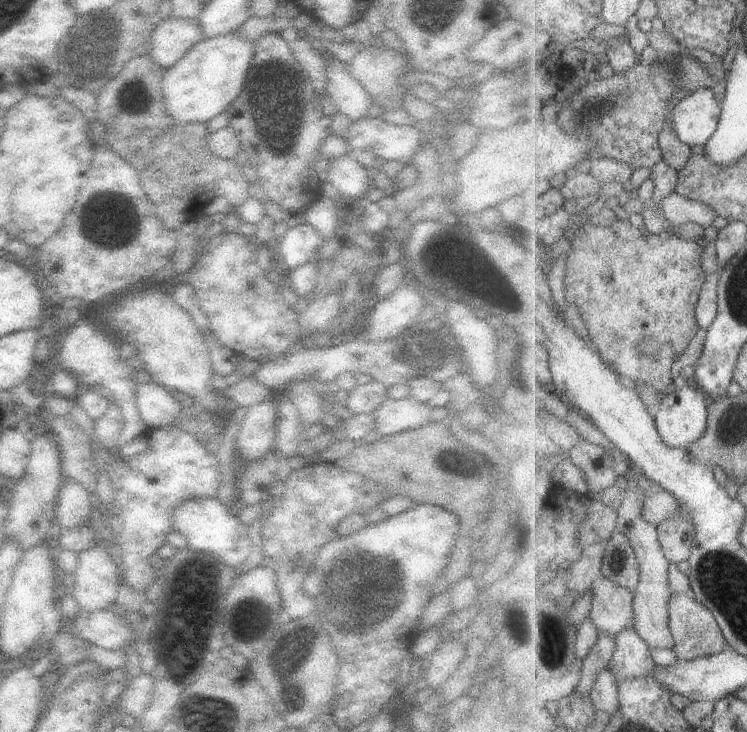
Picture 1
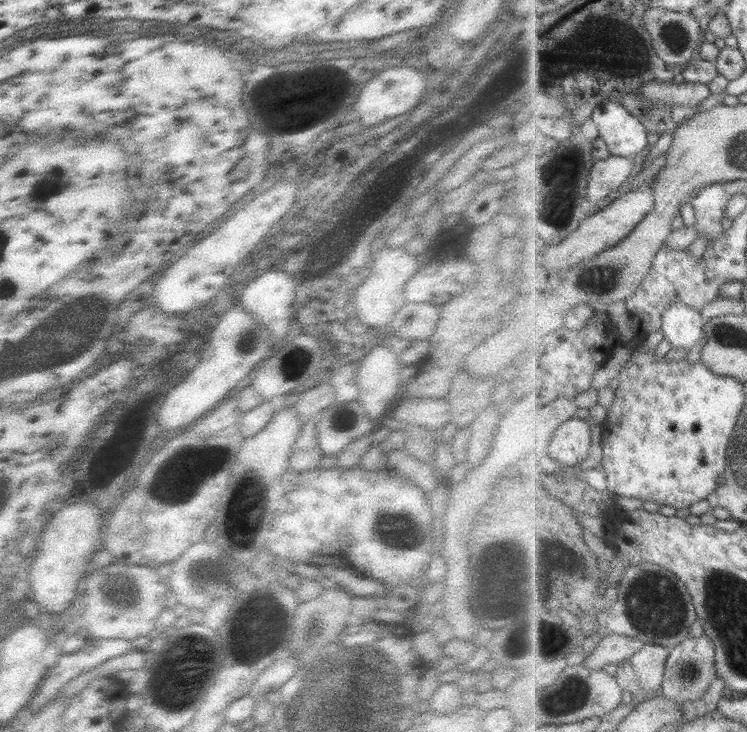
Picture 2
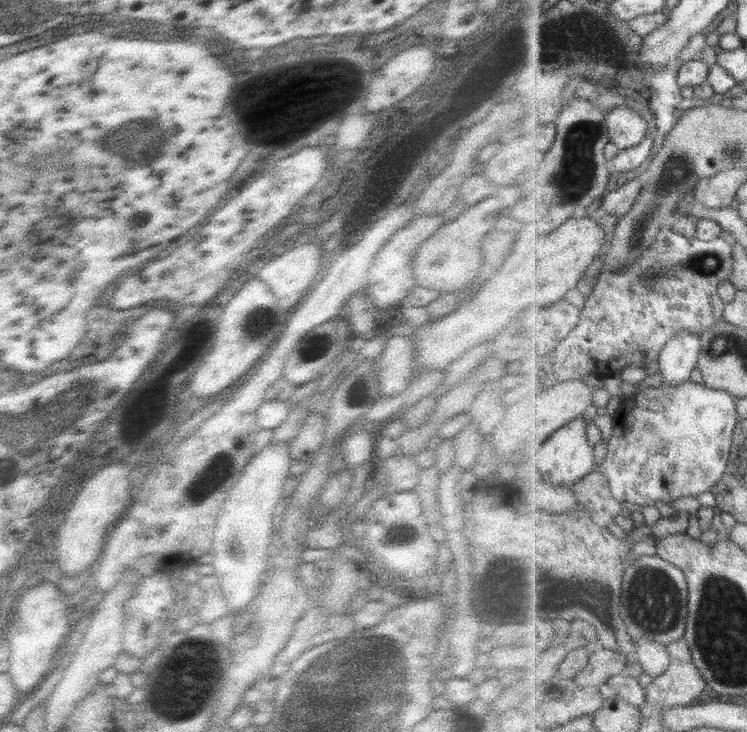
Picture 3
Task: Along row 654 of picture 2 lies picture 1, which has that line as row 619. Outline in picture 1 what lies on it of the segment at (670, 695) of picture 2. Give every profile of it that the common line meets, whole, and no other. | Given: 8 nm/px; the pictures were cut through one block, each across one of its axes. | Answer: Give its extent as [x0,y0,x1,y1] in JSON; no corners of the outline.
[670,592,730,660]

